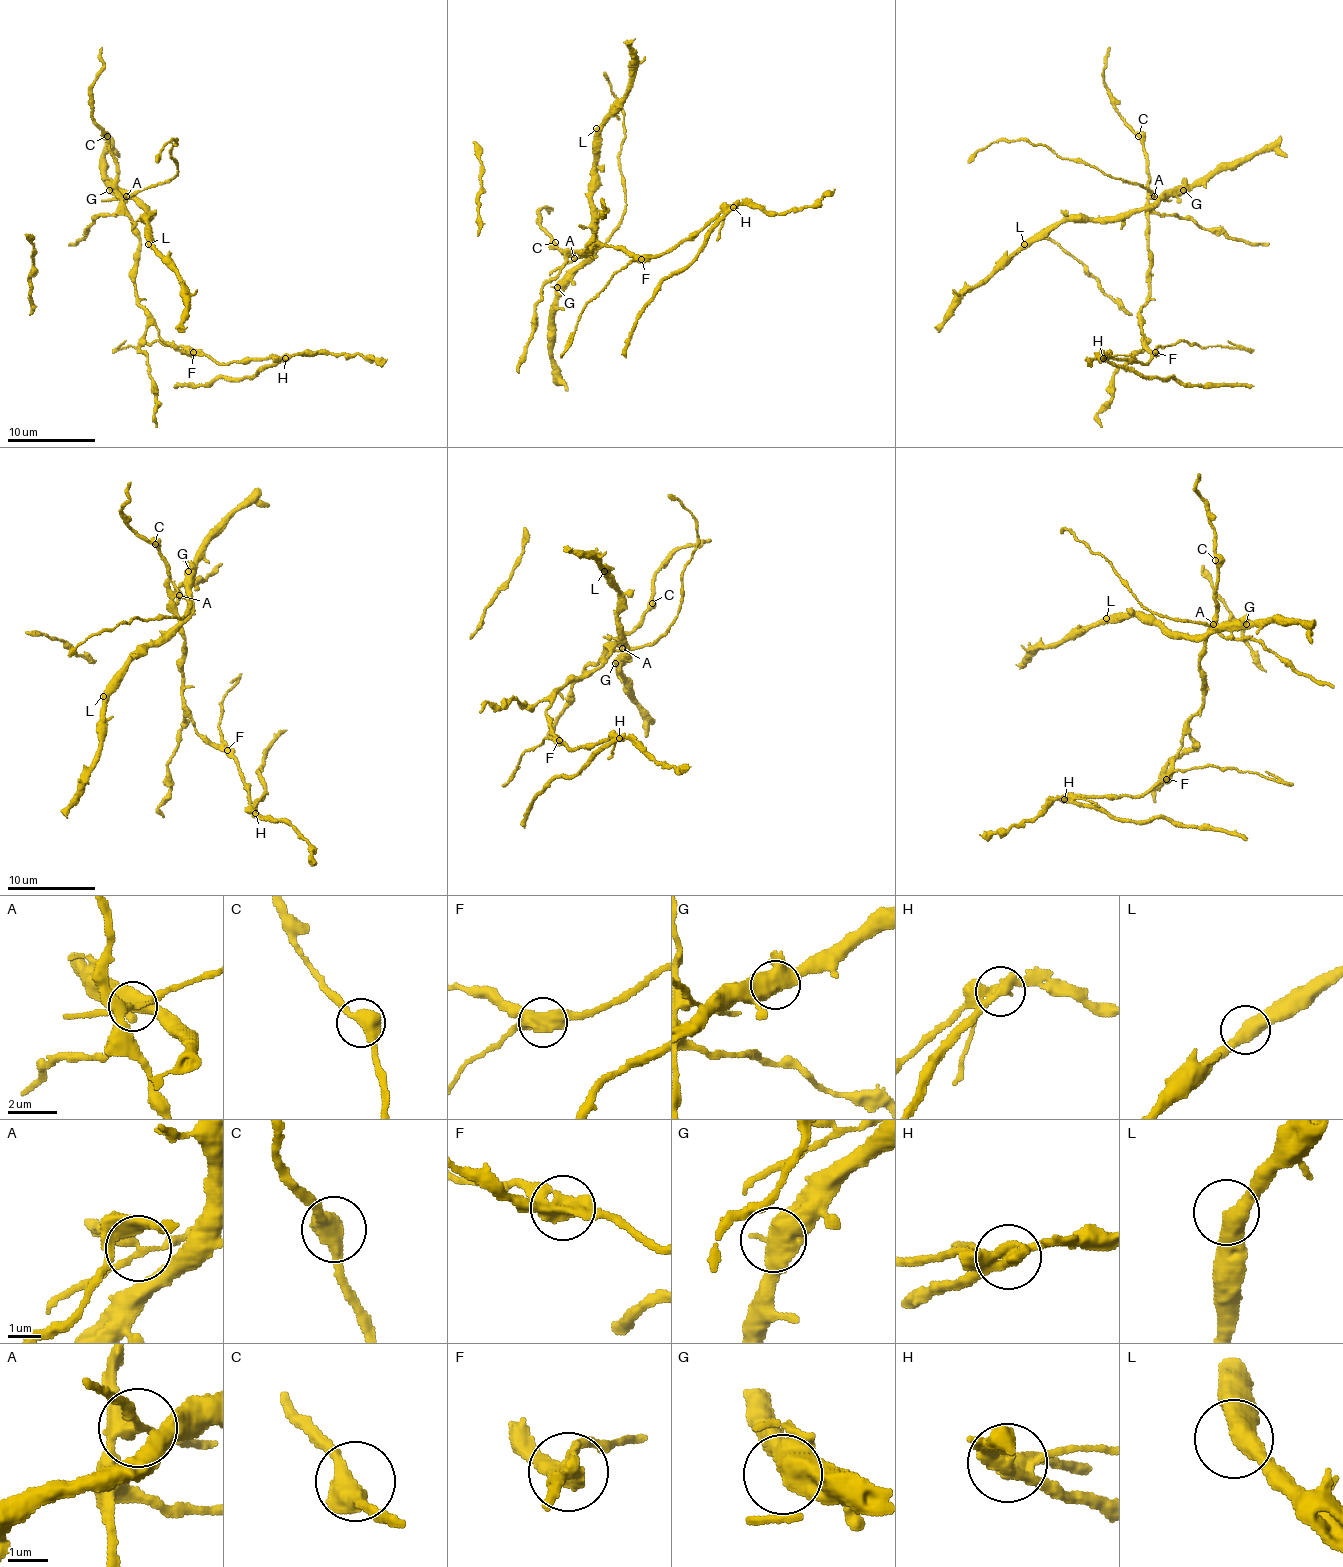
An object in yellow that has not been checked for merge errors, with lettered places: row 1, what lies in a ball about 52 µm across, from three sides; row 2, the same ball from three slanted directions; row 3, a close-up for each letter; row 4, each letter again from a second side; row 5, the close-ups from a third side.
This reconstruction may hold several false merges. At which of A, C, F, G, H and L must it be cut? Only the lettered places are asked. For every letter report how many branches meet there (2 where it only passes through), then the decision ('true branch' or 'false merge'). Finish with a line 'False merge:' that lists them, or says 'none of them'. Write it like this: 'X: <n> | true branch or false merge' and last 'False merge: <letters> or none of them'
A: 5 | false merge
C: 2 | true branch
F: 3 | false merge
G: 4 | true branch
H: 2 | false merge
L: 2 | true branch
False merge: A, F, H

